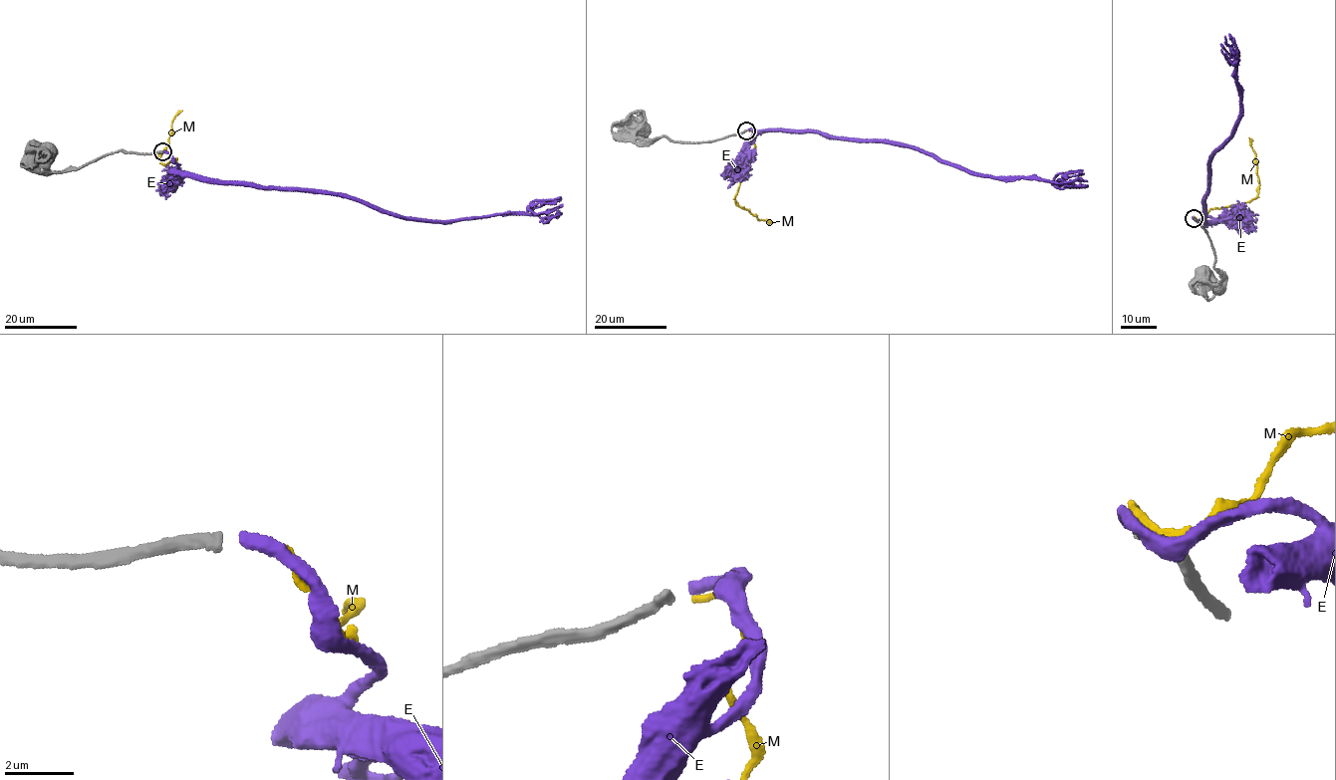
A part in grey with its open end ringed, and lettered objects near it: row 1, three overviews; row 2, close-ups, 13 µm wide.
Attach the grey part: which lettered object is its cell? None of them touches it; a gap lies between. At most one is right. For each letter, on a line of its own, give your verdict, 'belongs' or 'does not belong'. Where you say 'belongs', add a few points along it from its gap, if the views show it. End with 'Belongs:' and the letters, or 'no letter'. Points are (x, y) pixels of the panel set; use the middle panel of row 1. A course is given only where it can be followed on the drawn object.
E: belongs; it runs (748, 130), (749, 142), (759, 133), (791, 130), (884, 139), (995, 176), (1060, 183), (1081, 171)
M: does not belong
Belongs: E

